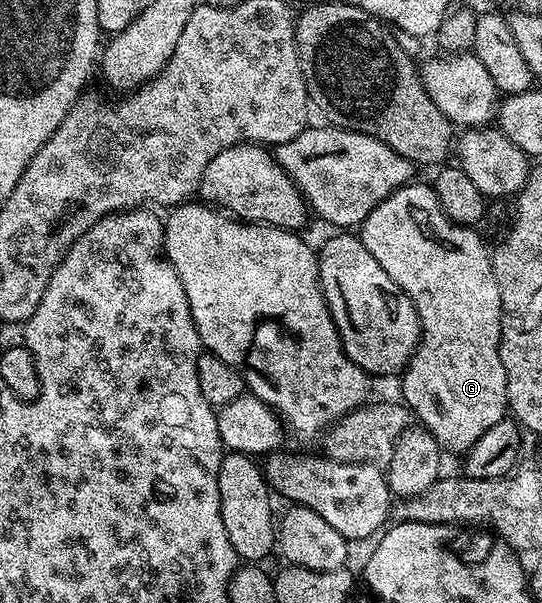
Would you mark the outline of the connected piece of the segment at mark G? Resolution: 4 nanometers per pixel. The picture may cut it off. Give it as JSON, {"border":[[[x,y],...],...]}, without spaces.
{"border":[[[417,184],[404,185],[401,189],[396,189],[387,199],[383,199],[383,203],[379,203],[379,207],[375,207],[375,211],[371,211],[371,215],[367,215],[367,219],[361,222],[359,236],[363,247],[367,247],[367,251],[371,251],[371,255],[375,255],[375,263],[379,263],[379,267],[383,267],[383,271],[387,271],[387,275],[391,275],[393,282],[409,296],[417,312],[417,318],[421,321],[421,340],[418,341],[417,350],[413,352],[413,357],[409,360],[409,364],[405,366],[403,376],[400,378],[400,380],[402,379],[401,393],[405,396],[402,397],[404,404],[409,406],[414,418],[420,422],[425,432],[430,433],[435,438],[442,450],[449,452],[450,449],[453,453],[464,455],[477,442],[479,435],[483,435],[483,431],[495,427],[495,423],[506,420],[509,408],[507,375],[503,371],[503,363],[501,362],[499,283],[495,283],[495,271],[493,270],[490,246],[485,246],[484,239],[477,234],[478,230],[468,225],[457,225],[446,215],[439,203],[439,199],[435,195],[432,184]]]}

